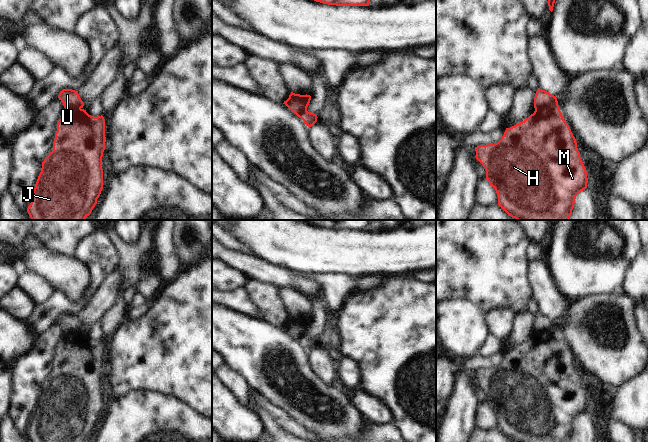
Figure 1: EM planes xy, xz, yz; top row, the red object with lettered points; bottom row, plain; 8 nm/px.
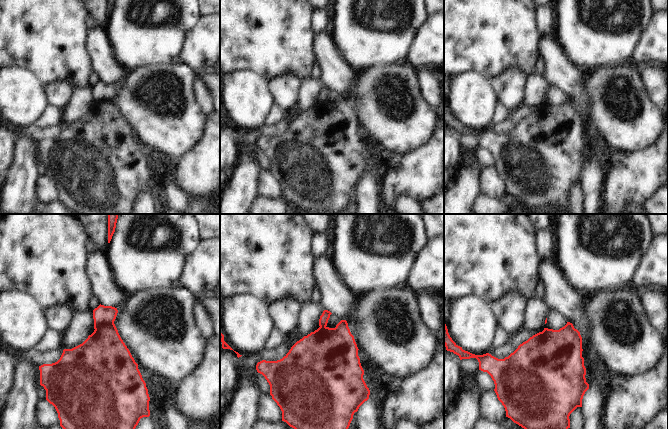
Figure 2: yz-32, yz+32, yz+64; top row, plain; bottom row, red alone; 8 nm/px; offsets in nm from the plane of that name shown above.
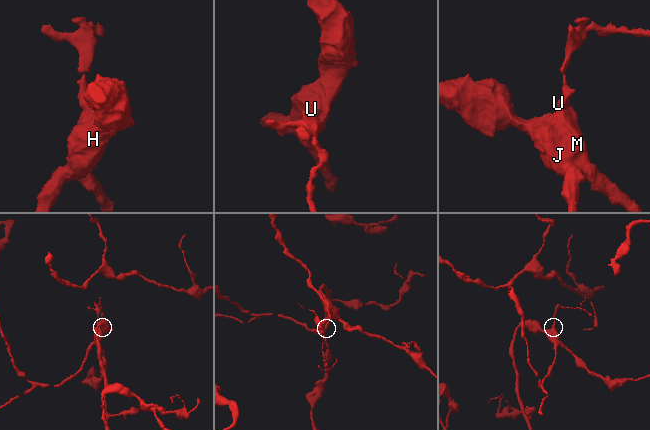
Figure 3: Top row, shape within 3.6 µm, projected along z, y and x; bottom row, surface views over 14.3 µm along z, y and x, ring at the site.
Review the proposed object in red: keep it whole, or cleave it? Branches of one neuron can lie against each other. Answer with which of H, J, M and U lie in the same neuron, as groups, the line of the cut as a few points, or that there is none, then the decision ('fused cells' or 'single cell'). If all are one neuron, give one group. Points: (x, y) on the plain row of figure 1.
H J M / U; cut in yz along (556, 323), (548, 331), (535, 334); fused cells

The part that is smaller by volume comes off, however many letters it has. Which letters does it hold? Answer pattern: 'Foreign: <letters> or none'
Foreign: U

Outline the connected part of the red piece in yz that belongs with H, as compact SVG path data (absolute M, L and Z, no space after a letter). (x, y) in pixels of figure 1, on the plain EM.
M555 324L549 332L535 334L534 337L524 345L510 352L506 352L504 359L497 367L477 370L475 371L475 375L476 383L486 394L487 405L495 413L498 419L498 429L512 442L570 442L576 420L587 412L588 404L586 392L581 384L576 363L573 360L569 349L563 343L557 324Z

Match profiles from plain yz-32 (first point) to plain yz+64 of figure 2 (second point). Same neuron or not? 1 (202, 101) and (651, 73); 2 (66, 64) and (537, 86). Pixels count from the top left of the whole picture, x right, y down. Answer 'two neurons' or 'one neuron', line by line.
1: one neuron
2: two neurons

